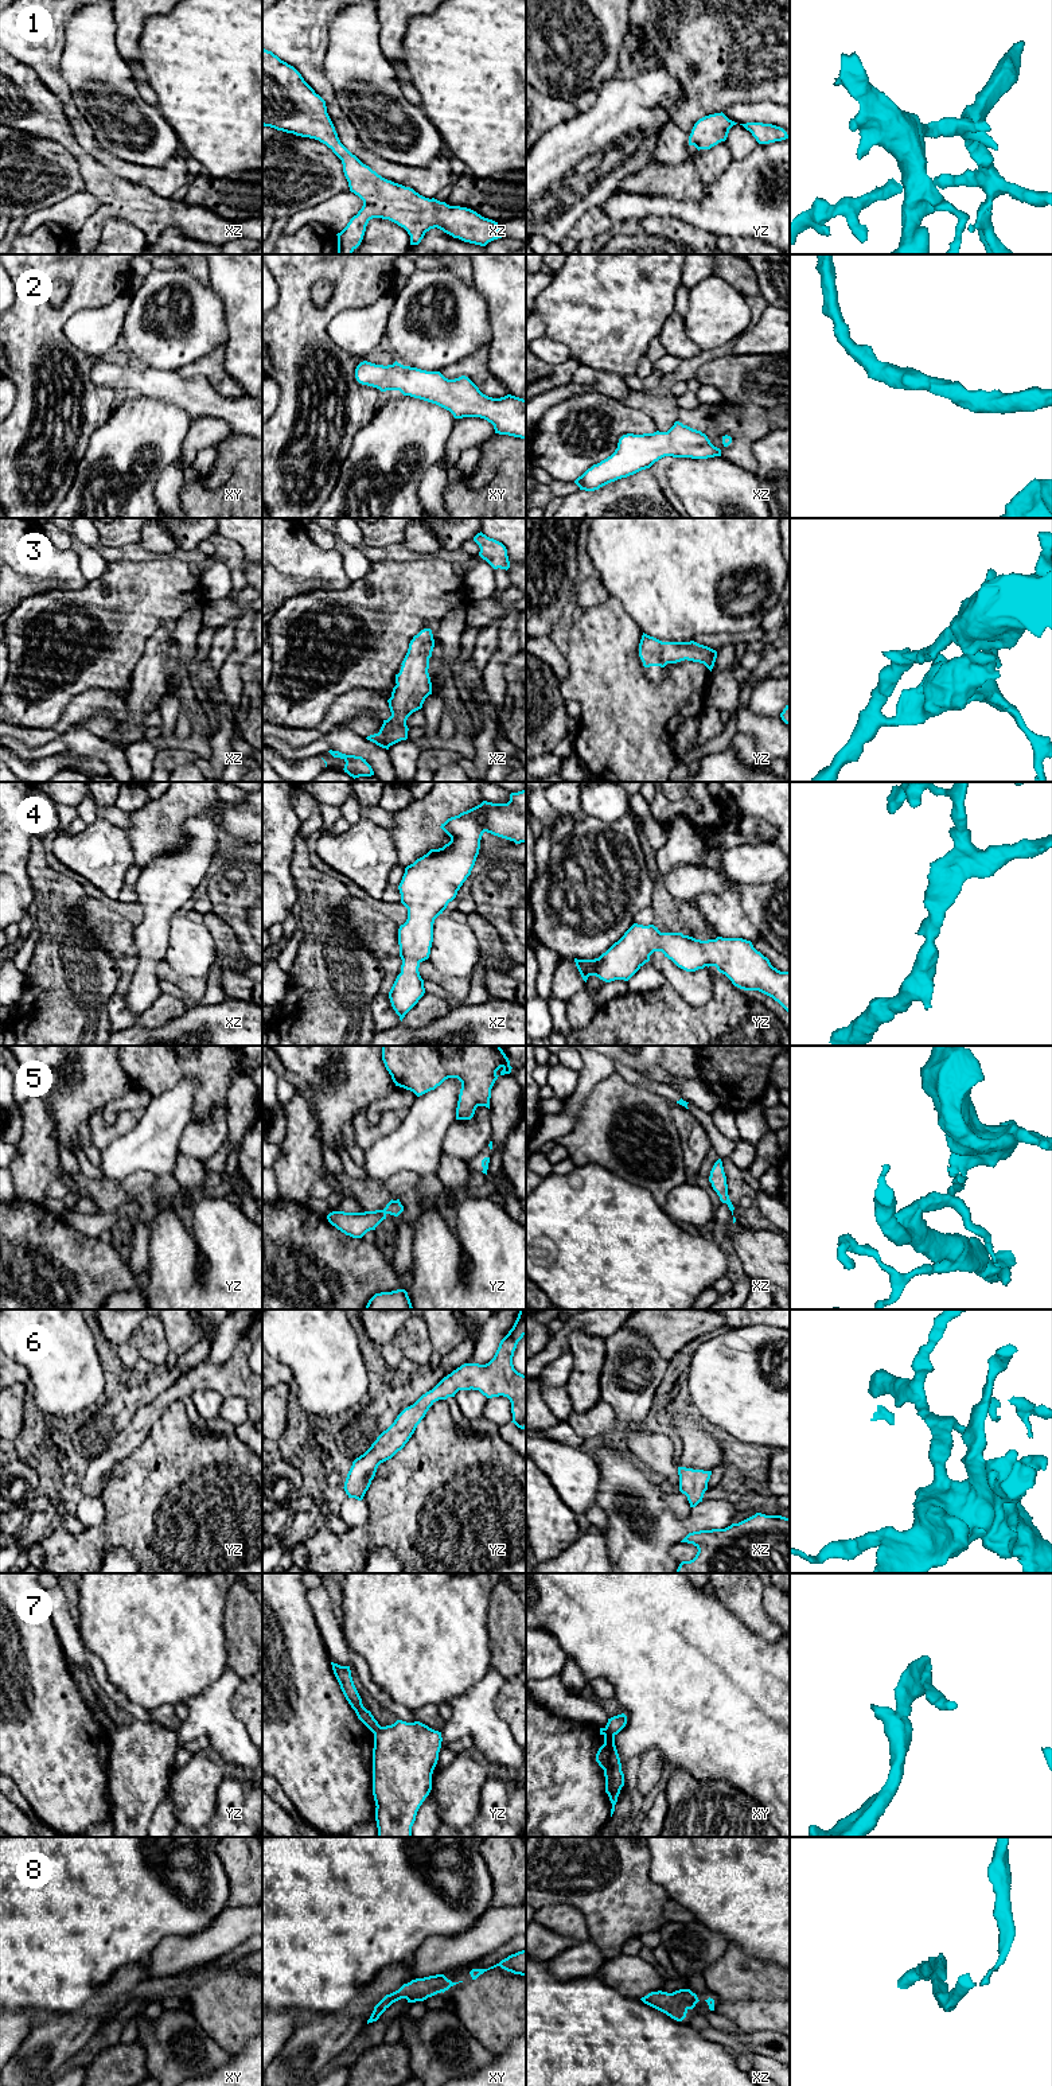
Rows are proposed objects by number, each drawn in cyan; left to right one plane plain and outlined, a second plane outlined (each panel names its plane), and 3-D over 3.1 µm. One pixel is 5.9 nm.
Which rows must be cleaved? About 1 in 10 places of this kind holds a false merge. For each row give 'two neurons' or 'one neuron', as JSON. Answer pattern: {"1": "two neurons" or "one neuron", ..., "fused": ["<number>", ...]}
{"1": "one neuron", "2": "one neuron", "3": "one neuron", "4": "one neuron", "5": "two neurons", "6": "one neuron", "7": "two neurons", "8": "one neuron", "fused": ["5", "7"]}

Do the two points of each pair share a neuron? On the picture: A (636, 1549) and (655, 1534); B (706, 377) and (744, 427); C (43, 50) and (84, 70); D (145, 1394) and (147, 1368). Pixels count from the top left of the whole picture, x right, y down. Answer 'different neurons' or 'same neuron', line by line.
A: same neuron
B: different neurons
C: different neurons
D: different neurons

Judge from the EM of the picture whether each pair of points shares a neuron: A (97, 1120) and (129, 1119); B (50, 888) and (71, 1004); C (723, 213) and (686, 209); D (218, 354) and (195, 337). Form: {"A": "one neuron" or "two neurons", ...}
{"A": "one neuron", "B": "one neuron", "C": "one neuron", "D": "two neurons"}

